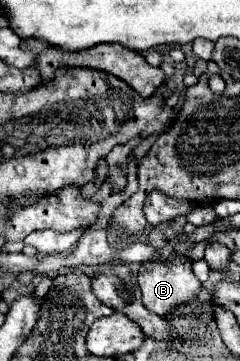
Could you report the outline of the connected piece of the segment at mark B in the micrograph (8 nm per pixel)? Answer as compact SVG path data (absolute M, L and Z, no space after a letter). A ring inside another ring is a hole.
M178 256L172 264L166 264L162 260L144 262L142 268L140 268L140 272L138 272L138 286L142 290L142 302L144 302L144 306L152 314L158 314L158 316L170 316L174 310L180 310L186 304L196 302L198 294L200 294L200 288L202 288L202 284L198 282L198 278L194 276L190 264L182 256Z

